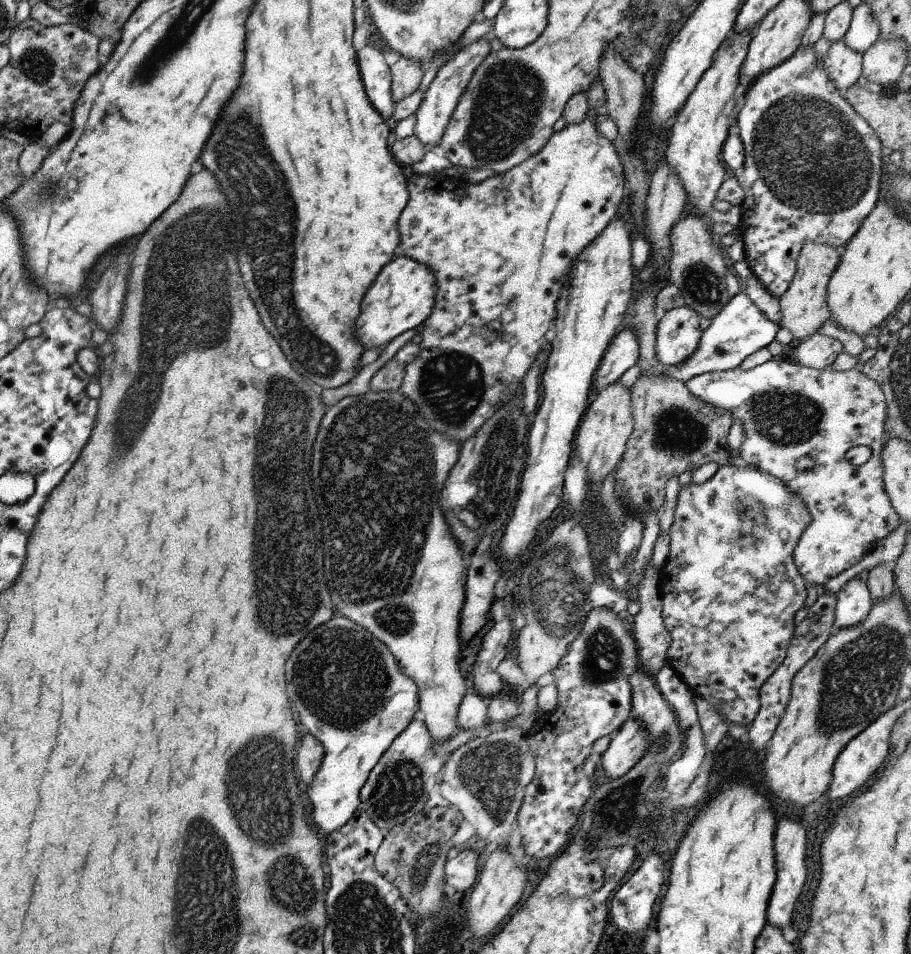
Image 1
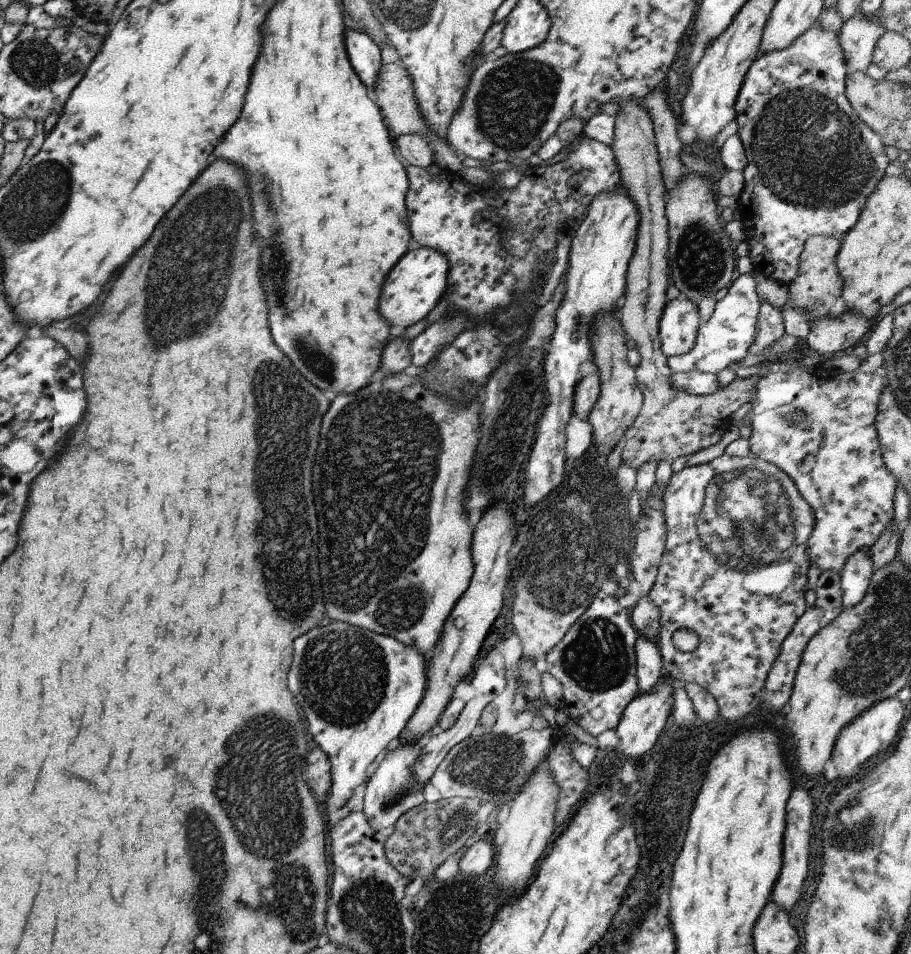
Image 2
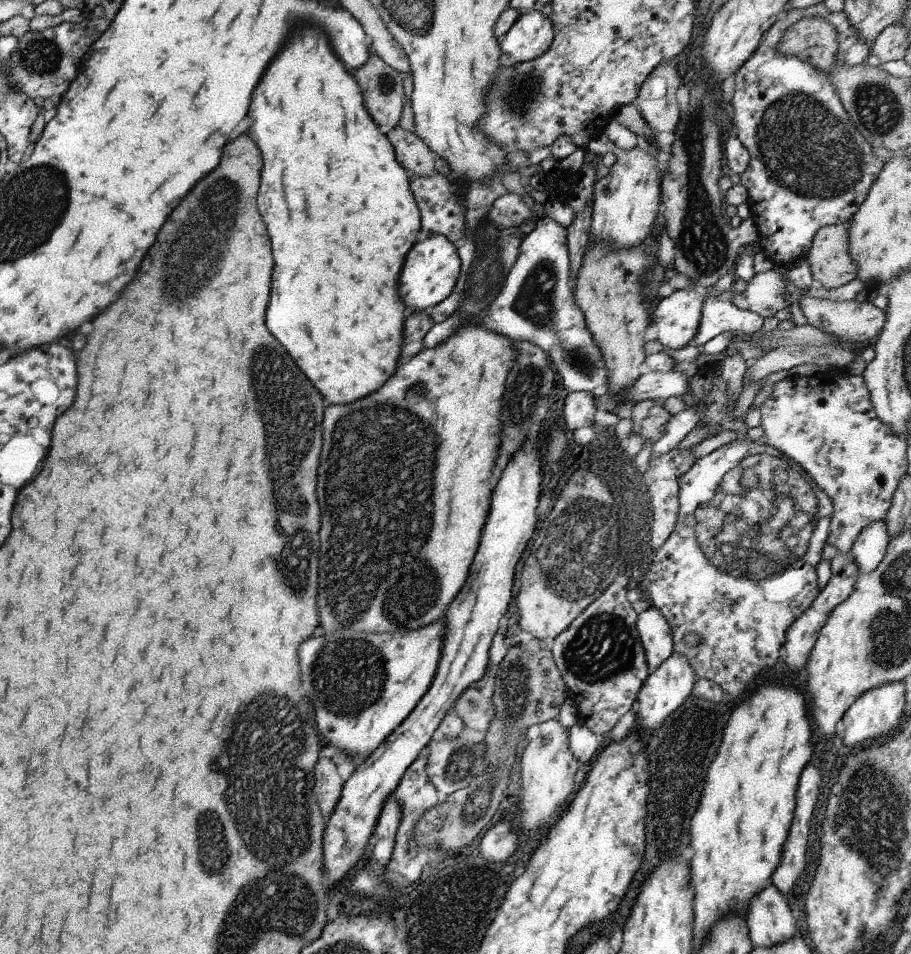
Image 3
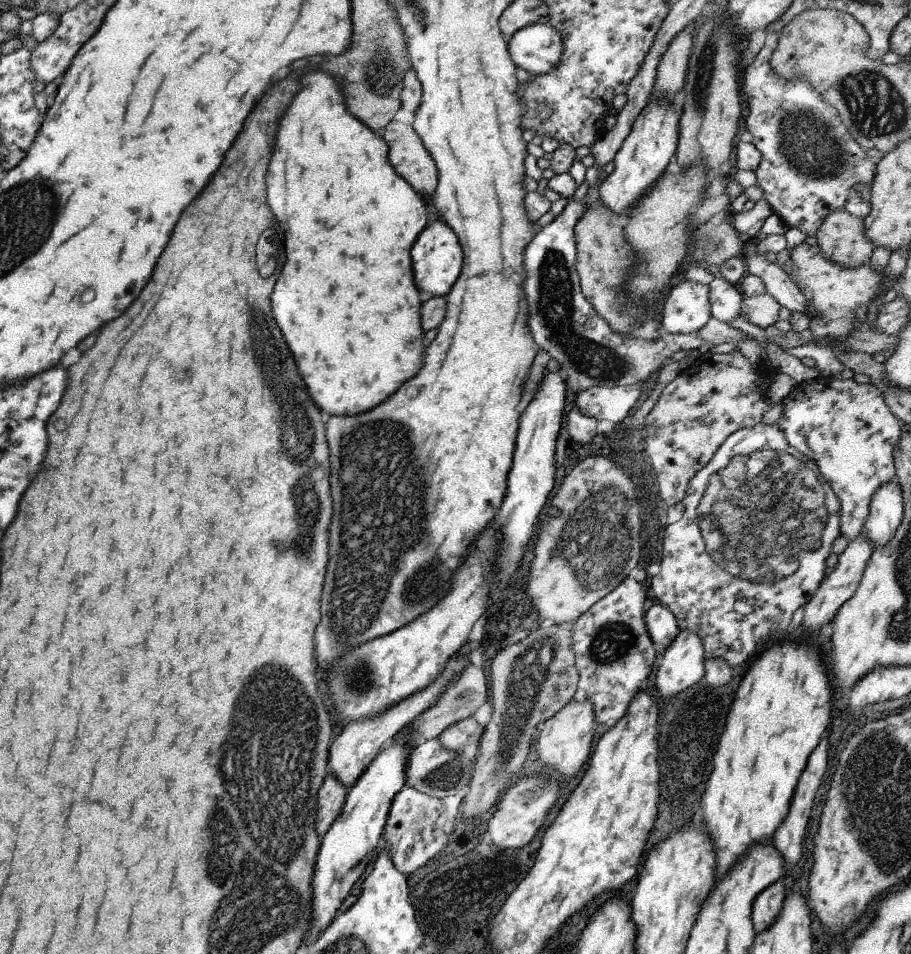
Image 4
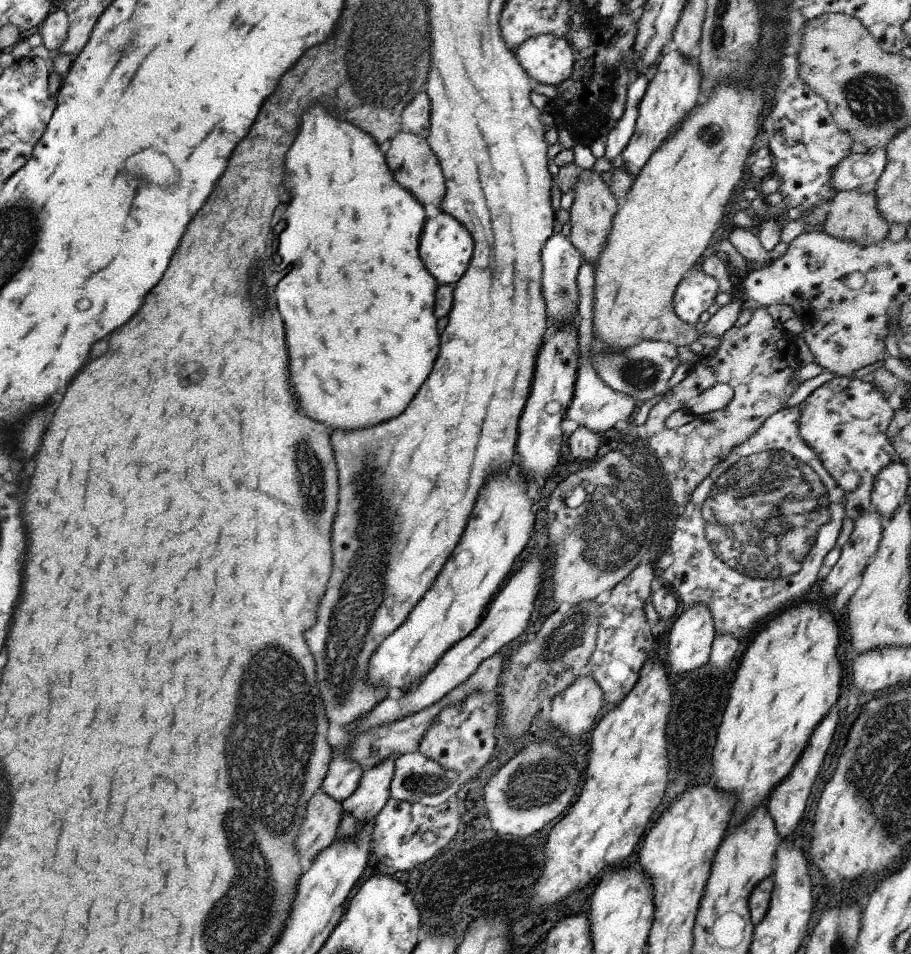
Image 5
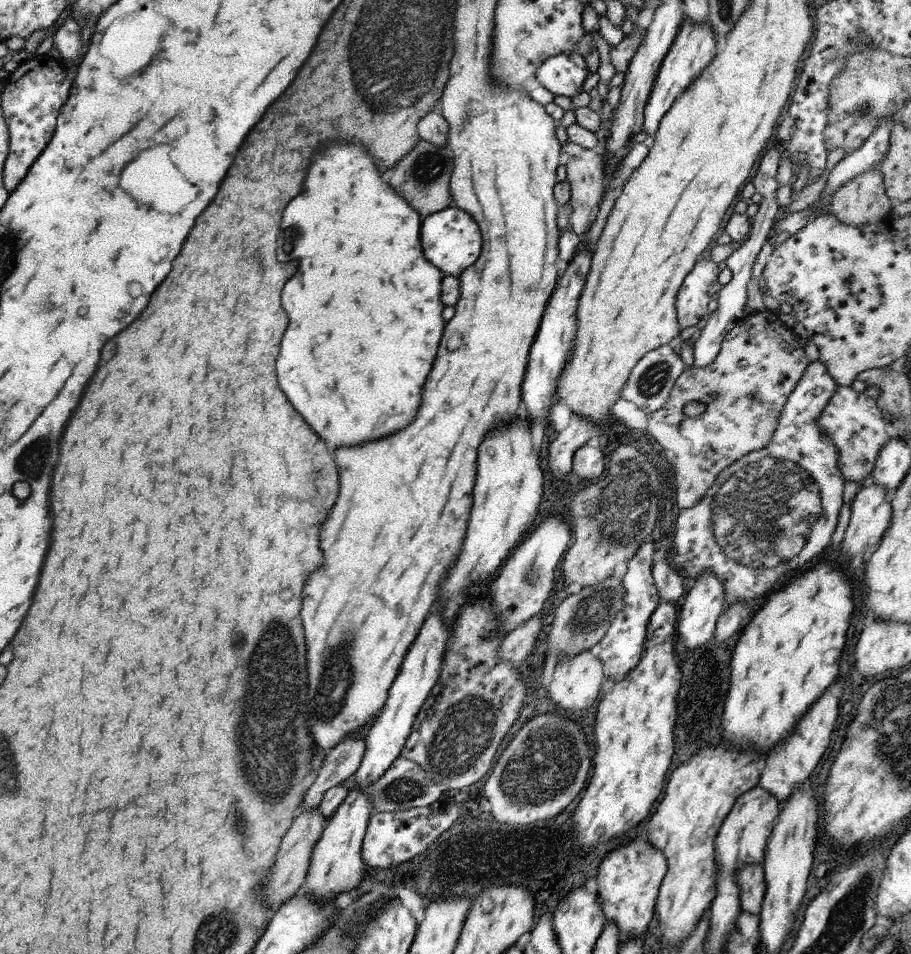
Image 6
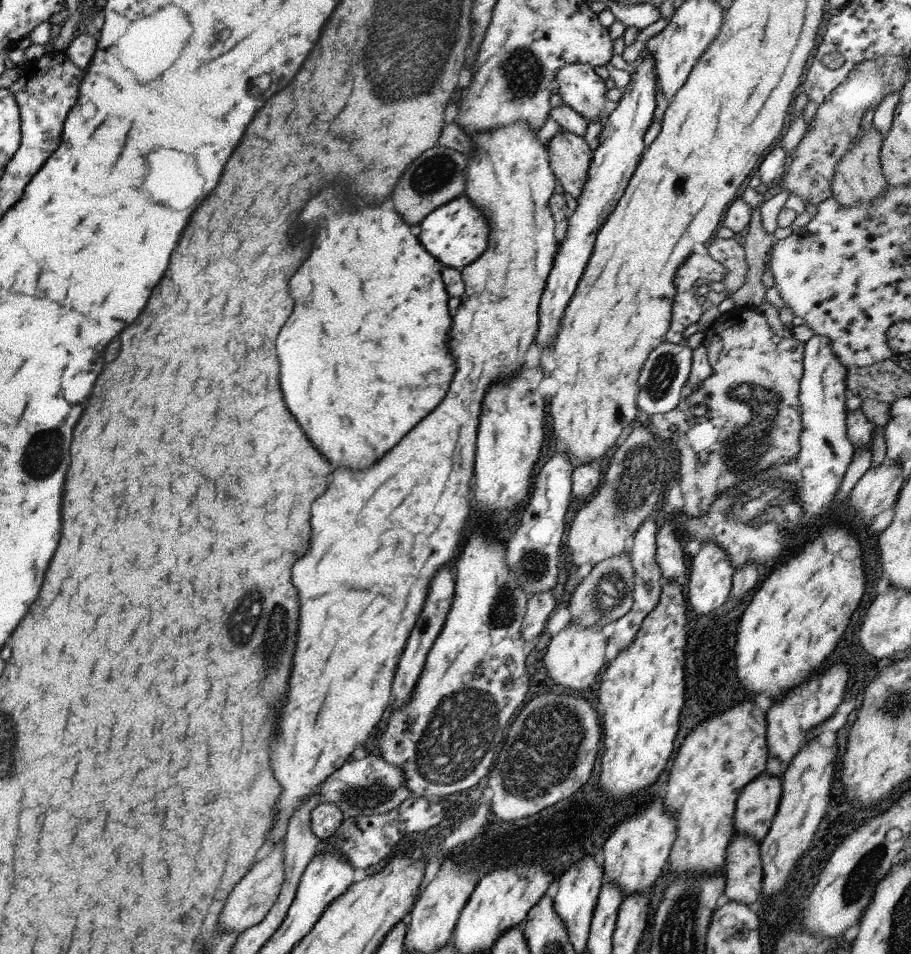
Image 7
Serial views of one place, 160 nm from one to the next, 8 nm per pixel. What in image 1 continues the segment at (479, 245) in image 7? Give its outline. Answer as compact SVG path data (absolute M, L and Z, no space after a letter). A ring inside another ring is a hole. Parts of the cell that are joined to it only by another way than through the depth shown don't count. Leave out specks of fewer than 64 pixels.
M396 254L383 265L379 276L371 283L371 288L363 296L359 318L355 321L356 339L365 348L380 347L401 332L417 329L429 316L436 291L436 280L430 268L405 255Z

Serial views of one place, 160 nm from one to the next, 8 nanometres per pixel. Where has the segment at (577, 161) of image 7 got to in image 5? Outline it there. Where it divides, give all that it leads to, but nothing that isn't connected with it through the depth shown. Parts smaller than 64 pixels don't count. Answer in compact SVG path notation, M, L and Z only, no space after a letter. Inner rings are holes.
M579 169L578 177L573 189L573 200L569 212L570 233L568 239L573 248L579 252L585 262L589 262L595 268L595 258L603 248L603 242L607 238L607 232L611 228L611 220L617 212L619 201L611 194L609 187L599 177L600 172L595 170Z

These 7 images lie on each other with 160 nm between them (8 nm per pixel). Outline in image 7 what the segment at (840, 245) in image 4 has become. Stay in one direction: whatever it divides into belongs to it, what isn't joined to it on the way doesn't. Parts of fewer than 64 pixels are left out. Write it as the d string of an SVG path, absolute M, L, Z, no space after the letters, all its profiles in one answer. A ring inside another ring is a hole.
M872 126L861 134L859 138L850 142L850 147L836 162L832 178L830 180L830 193L832 197L844 207L852 207L861 201L870 201L879 196L886 189L886 180L882 175L879 164L879 151L882 143L880 132Z

